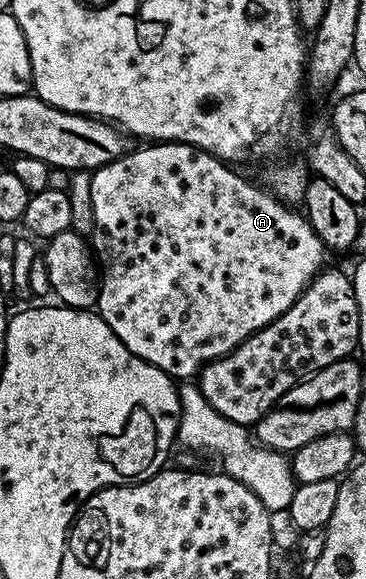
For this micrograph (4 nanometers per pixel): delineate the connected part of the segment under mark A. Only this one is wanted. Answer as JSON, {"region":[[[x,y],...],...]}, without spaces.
{"region":[[[148,143],[145,146],[145,149],[133,148],[124,156],[91,170],[90,198],[94,221],[90,248],[98,262],[100,279],[100,298],[96,300],[95,308],[110,327],[110,331],[114,331],[114,335],[118,335],[118,339],[134,355],[158,367],[173,379],[195,378],[209,361],[225,357],[231,349],[237,349],[250,334],[266,327],[292,306],[294,298],[300,297],[304,288],[325,268],[326,246],[312,230],[312,224],[303,212],[295,213],[291,204],[280,201],[267,188],[259,184],[256,186],[254,182],[239,177],[232,170],[235,168],[231,164],[221,161],[214,154],[197,149],[194,145],[179,143]]]}

